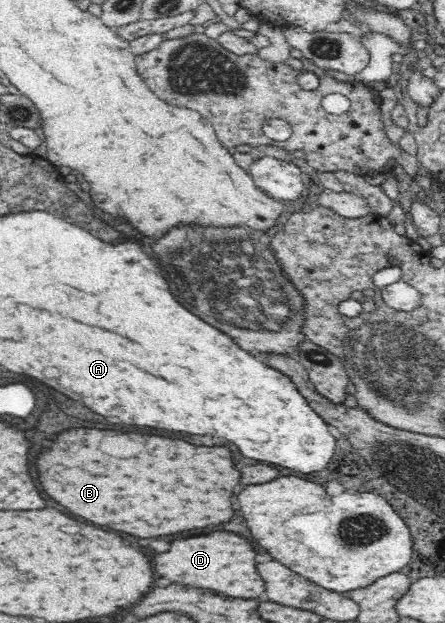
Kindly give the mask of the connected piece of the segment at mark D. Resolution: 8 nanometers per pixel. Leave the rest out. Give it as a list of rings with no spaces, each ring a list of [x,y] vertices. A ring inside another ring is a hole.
[[[213,532],[209,536],[179,538],[171,544],[169,552],[157,554],[153,558],[153,566],[159,572],[159,576],[169,578],[177,584],[209,588],[225,596],[257,598],[265,592],[265,582],[261,580],[255,568],[257,562],[253,546],[243,536],[233,532]]]

